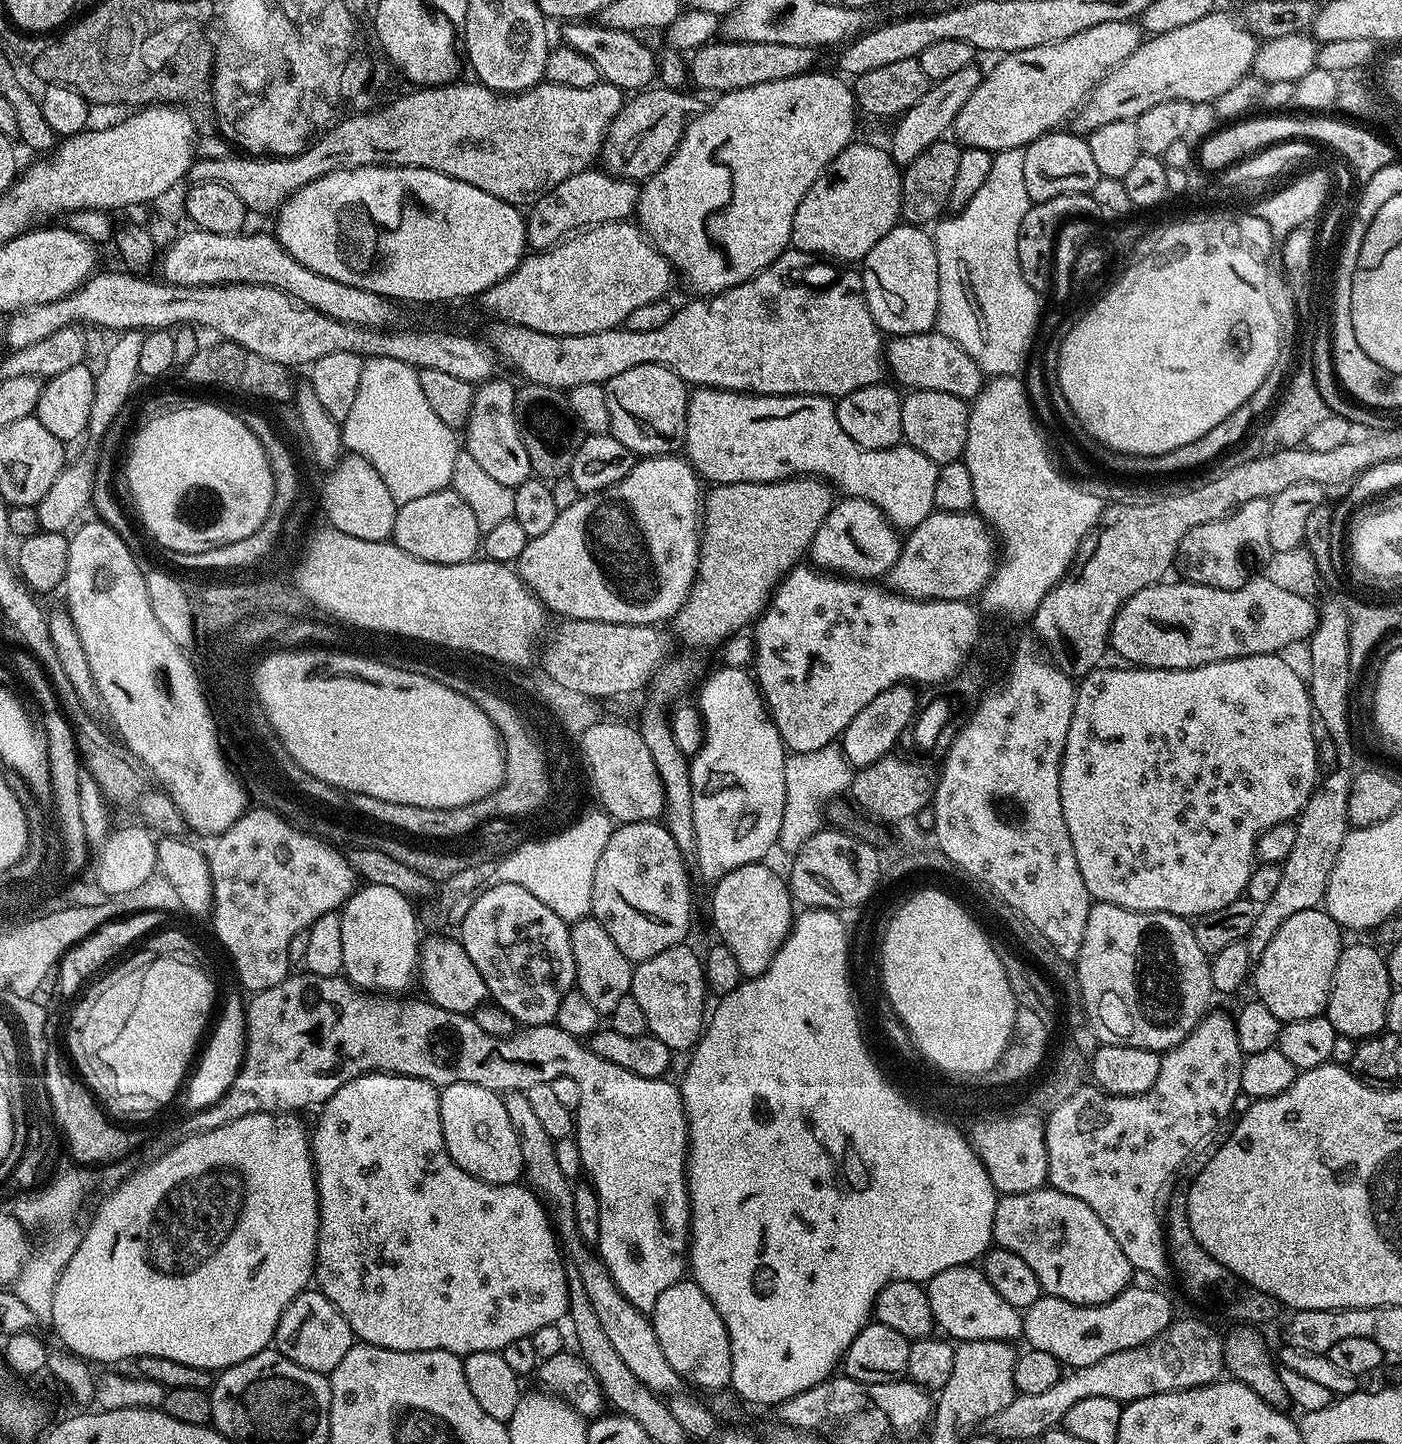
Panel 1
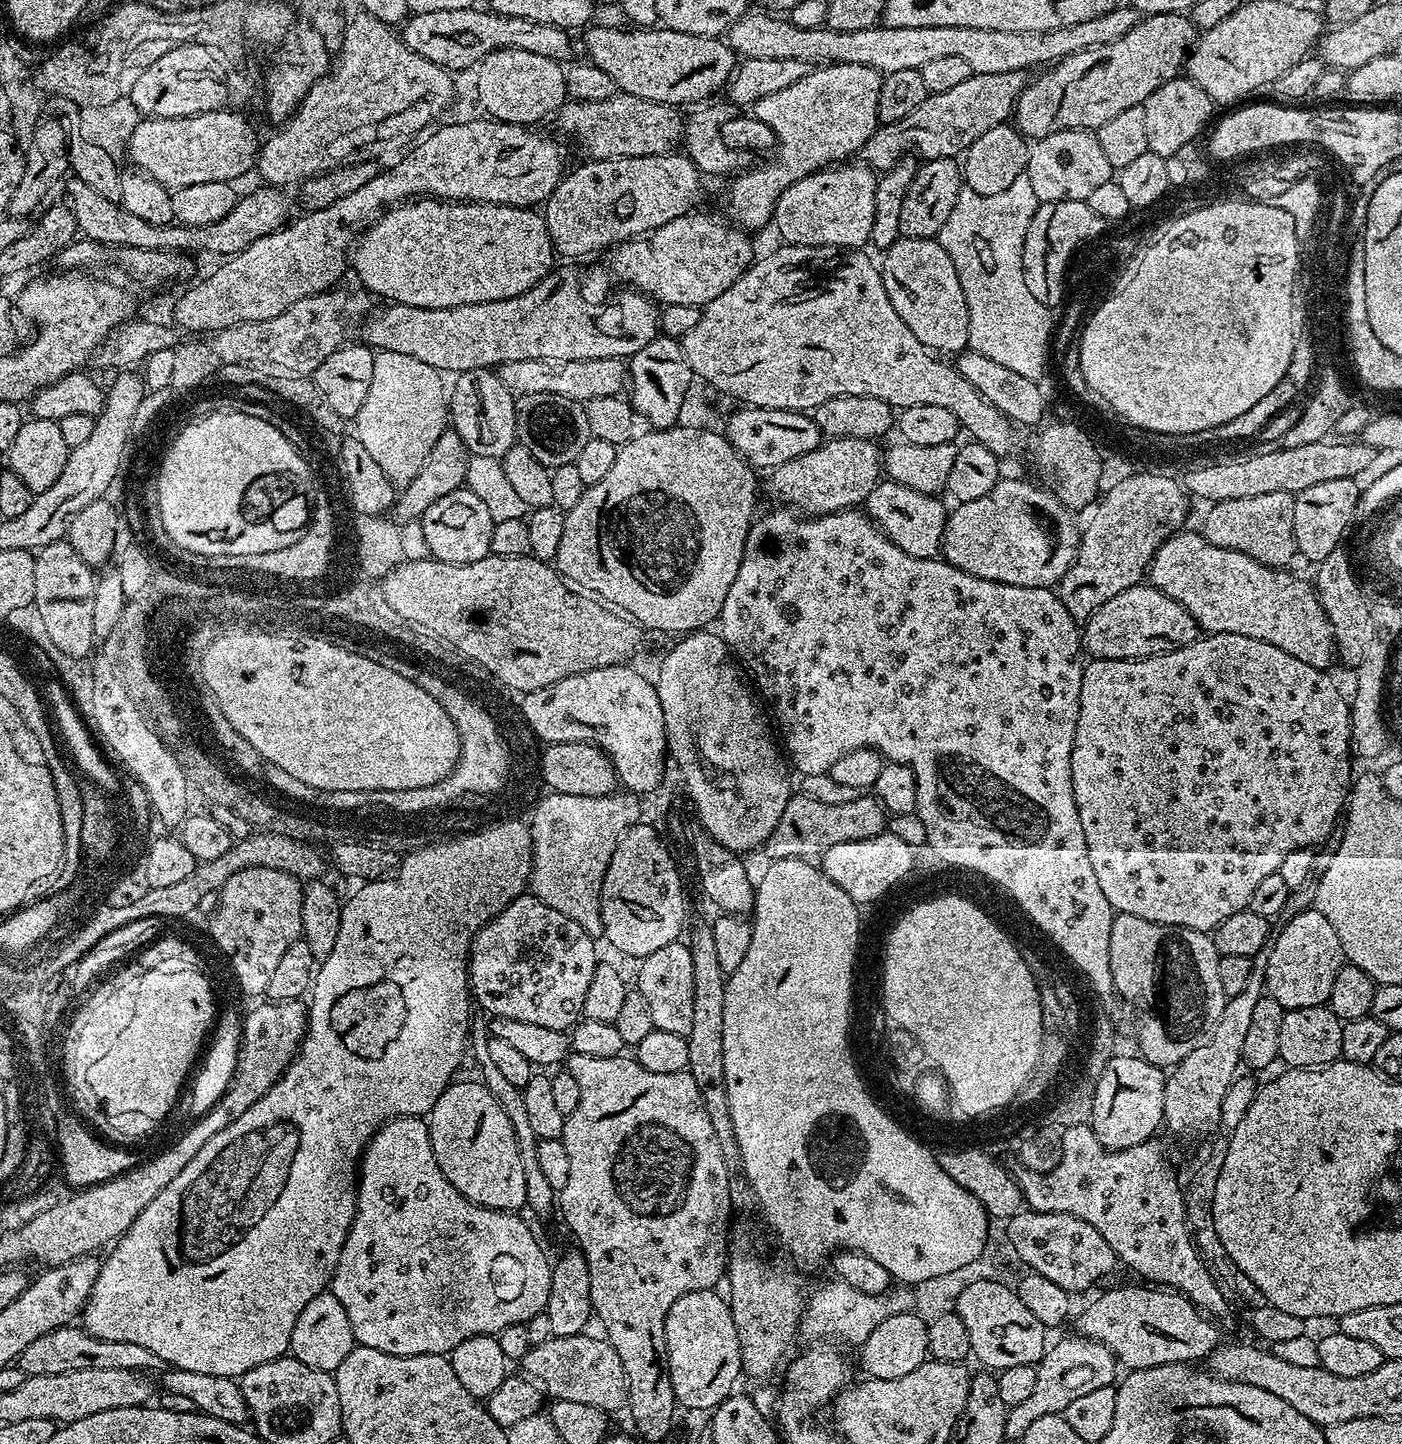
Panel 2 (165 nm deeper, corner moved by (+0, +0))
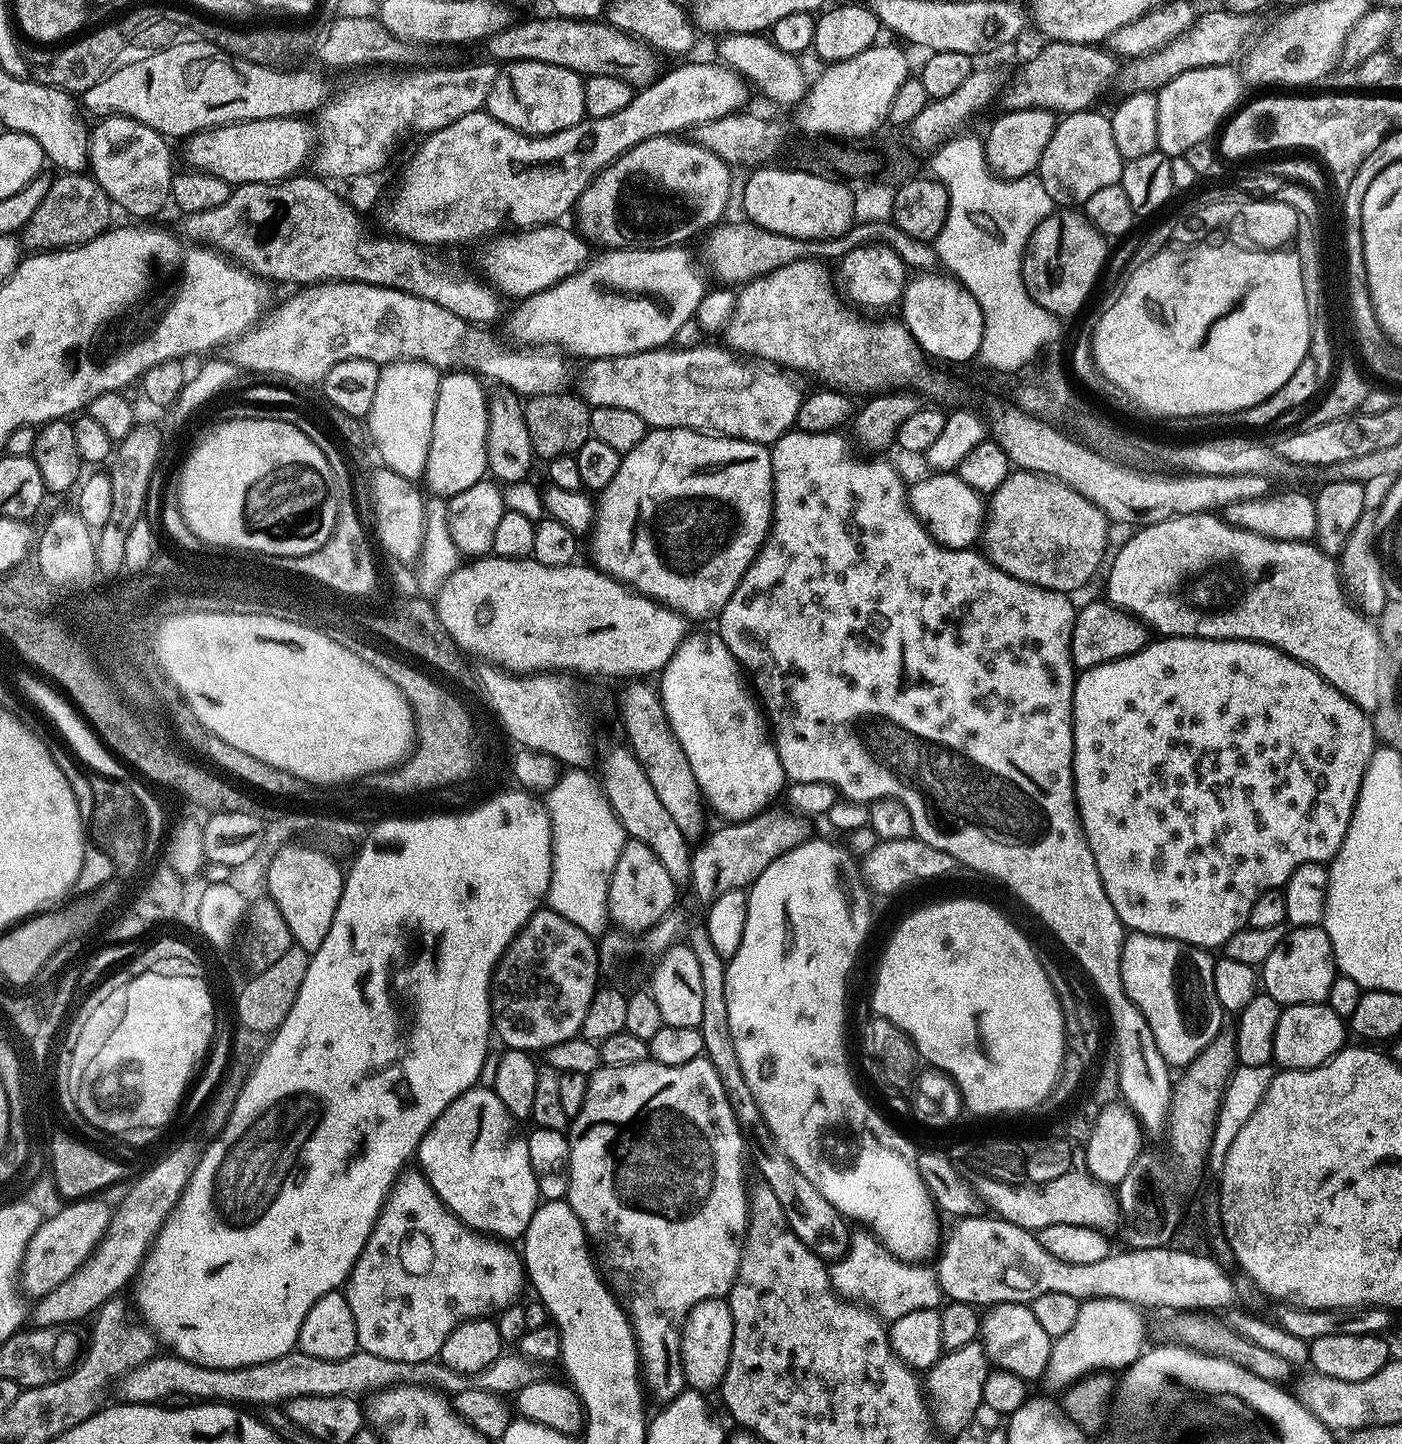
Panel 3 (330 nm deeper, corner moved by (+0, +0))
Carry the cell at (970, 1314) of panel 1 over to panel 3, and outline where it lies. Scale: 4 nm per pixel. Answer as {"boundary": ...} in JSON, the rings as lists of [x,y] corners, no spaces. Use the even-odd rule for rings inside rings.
{"boundary":[[[993,1304],[983,1313],[979,1339],[987,1350],[989,1361],[997,1368],[1010,1370],[1029,1382],[1039,1381],[1050,1358],[1053,1337],[1042,1330],[1028,1304]]]}

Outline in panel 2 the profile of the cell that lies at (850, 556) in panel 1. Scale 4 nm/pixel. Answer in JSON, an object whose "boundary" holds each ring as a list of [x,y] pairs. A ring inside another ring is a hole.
{"boundary":[[[884,478],[874,490],[870,490],[866,512],[894,546],[914,558],[930,560],[941,551],[944,543],[944,527],[948,521],[949,509],[944,508],[940,499],[939,495],[927,496]]]}

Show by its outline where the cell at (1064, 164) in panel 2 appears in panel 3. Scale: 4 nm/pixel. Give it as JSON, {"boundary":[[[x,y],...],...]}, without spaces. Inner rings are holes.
{"boundary":[[[1097,110],[1069,112],[1057,123],[1042,158],[1038,175],[1053,205],[1082,206],[1090,194],[1102,190],[1102,186],[1119,184],[1125,159],[1114,146],[1114,130],[1111,119]]]}

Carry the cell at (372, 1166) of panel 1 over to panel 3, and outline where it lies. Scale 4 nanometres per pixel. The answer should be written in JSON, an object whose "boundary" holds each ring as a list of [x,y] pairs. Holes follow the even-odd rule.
{"boundary":[[[420,1170],[405,1171],[396,1187],[389,1193],[384,1203],[384,1209],[380,1212],[379,1219],[376,1220],[376,1226],[358,1262],[354,1262],[352,1273],[348,1276],[348,1282],[343,1289],[343,1294],[350,1302],[350,1314],[354,1314],[354,1326],[358,1330],[358,1348],[359,1351],[369,1352],[378,1358],[390,1358],[394,1362],[406,1362],[407,1364],[425,1364],[427,1360],[436,1360],[440,1355],[442,1346],[446,1338],[455,1330],[456,1325],[462,1320],[472,1320],[478,1317],[487,1317],[489,1314],[499,1314],[502,1309],[509,1304],[515,1303],[520,1291],[526,1288],[526,1273],[524,1271],[524,1261],[521,1253],[516,1252],[515,1247],[507,1243],[499,1242],[482,1232],[475,1232],[473,1228],[468,1228],[462,1223],[456,1215],[447,1208],[438,1198],[438,1194],[430,1186],[430,1182],[425,1178]]]}

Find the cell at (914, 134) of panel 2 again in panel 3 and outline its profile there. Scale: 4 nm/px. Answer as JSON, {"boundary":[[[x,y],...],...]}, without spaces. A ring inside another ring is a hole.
{"boundary":[[[1053,40],[1045,43],[1045,48],[1040,48],[1020,68],[1020,73],[1005,87],[1002,93],[1004,108],[1015,110],[1017,108],[1044,108],[1048,112],[1067,114],[1069,112],[1082,112],[1093,107],[1092,104],[1112,84],[1116,76],[1117,57],[1107,47],[1095,44],[1075,44]]]}

